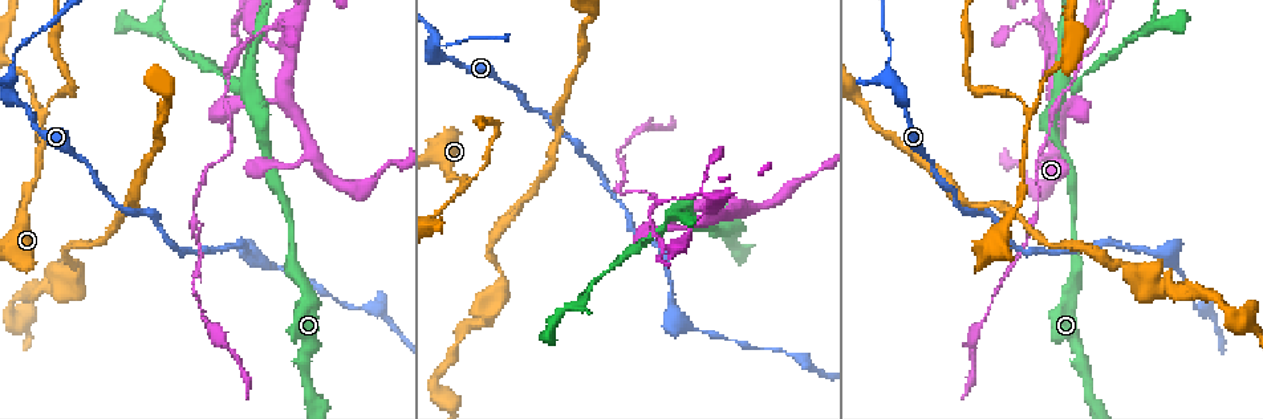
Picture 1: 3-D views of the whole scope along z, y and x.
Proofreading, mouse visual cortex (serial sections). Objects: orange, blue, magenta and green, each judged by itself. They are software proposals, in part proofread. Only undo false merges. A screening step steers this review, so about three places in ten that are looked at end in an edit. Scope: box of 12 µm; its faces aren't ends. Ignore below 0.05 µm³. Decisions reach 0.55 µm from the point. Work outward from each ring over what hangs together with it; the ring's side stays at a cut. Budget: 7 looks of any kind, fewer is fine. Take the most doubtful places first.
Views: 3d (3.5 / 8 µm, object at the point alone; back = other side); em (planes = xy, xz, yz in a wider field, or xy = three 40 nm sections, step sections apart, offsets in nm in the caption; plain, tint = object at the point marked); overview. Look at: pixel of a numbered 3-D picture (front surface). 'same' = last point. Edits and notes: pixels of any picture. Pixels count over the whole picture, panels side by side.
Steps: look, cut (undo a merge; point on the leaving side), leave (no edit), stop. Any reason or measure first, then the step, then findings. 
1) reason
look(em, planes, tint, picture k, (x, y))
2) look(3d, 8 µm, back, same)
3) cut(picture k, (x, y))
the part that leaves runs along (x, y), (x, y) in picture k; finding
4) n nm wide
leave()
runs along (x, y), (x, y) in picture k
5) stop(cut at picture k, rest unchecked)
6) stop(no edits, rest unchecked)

branch point
look(3d, 3.5 µm, picture 1, (468, 183))

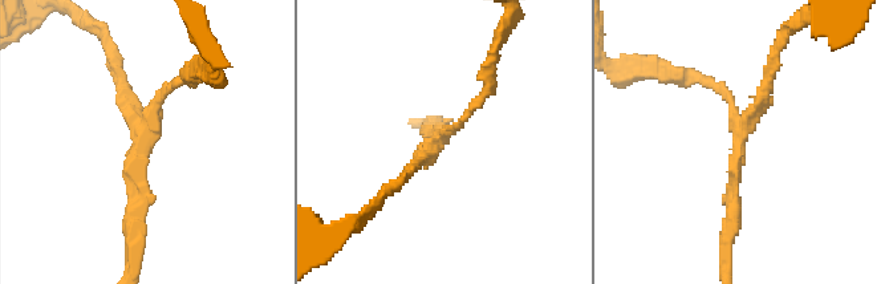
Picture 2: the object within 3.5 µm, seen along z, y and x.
3 arms; arms of 150, 150, 150 nm
look(em, xy, step 5, tint, picture 2, (441, 138))

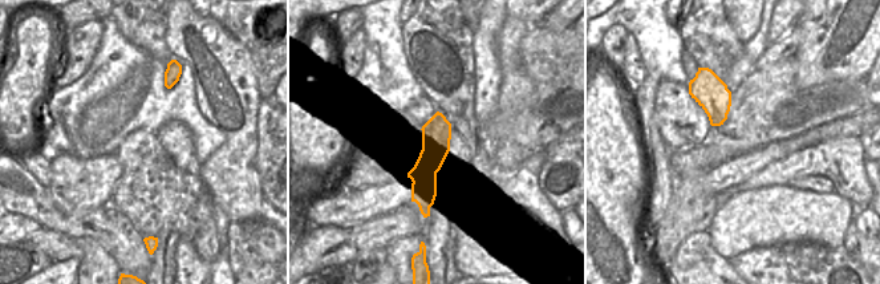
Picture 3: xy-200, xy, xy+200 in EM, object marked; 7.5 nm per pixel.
look(em, xy, step 2, tint, same)

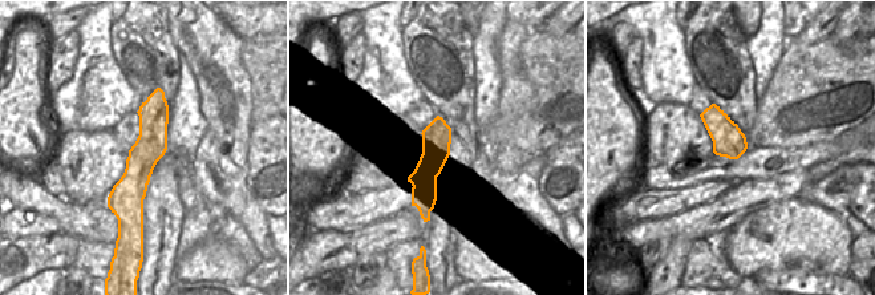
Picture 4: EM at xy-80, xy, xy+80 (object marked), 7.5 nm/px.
leave()
runs along (730, 223), (741, 133), (775, 60) in picture 2; continuous, no second cell

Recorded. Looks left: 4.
thin arm on a thick one
look(3d, 3.5 µm, picture 1, (886, 66))

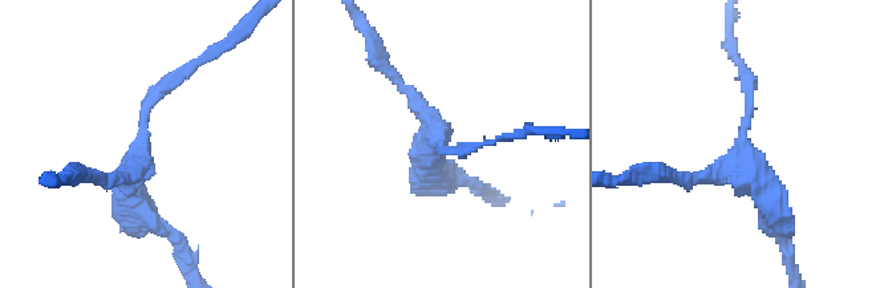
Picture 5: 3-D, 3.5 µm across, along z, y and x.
3 arms; arms of 150, 200, 400 nm
look(em, xy, step 3, tint, picture 5, (144, 137))

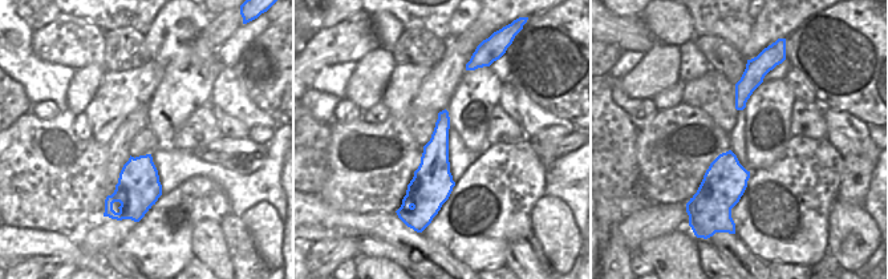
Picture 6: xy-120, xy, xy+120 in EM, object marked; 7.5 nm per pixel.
leave()
runs along (142, 213), (142, 110), (187, 65) in picture 5; continuous, no second cell

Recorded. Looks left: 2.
sharp bend
look(3d, 3.5 µm, back, picture 1, (70, 87))

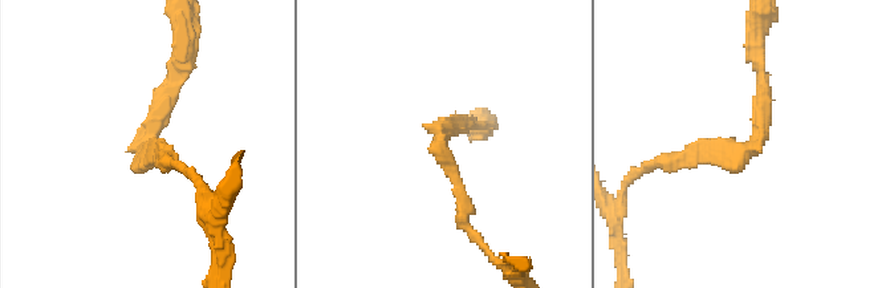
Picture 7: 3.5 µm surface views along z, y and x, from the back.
arms of 200, 200 nm; shape alone is not enough
look(em, xy, step 5, tint, picture 7, (748, 151))

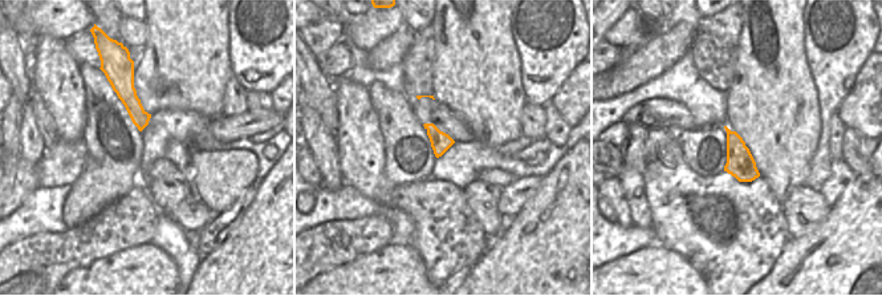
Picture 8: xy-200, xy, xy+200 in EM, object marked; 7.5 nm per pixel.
160 nm wide
cut(picture 7, (159, 94))
the part that leaves runs along (146, 140), (183, 71), (183, 35) in picture 7; two cells meet here

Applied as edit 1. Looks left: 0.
stop(cut at picture 7, rest unchecked)

